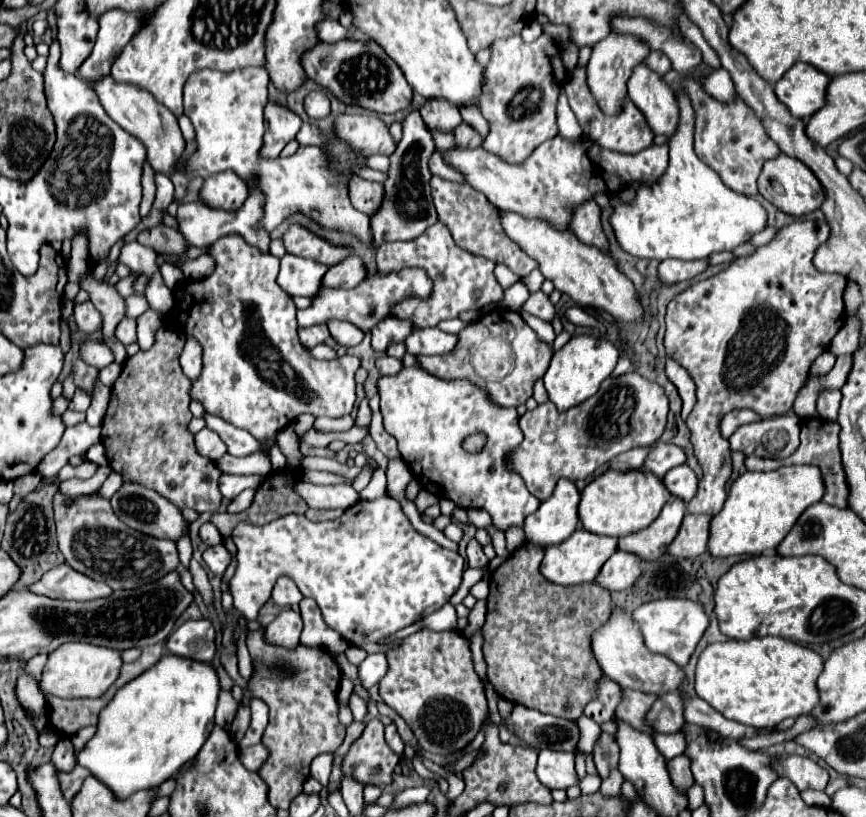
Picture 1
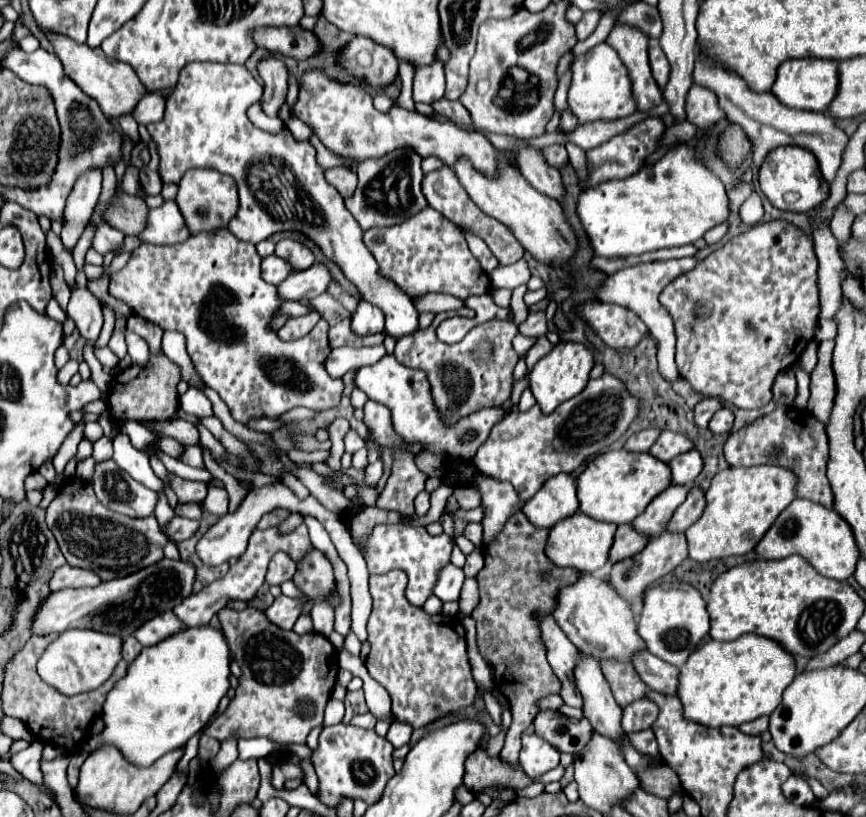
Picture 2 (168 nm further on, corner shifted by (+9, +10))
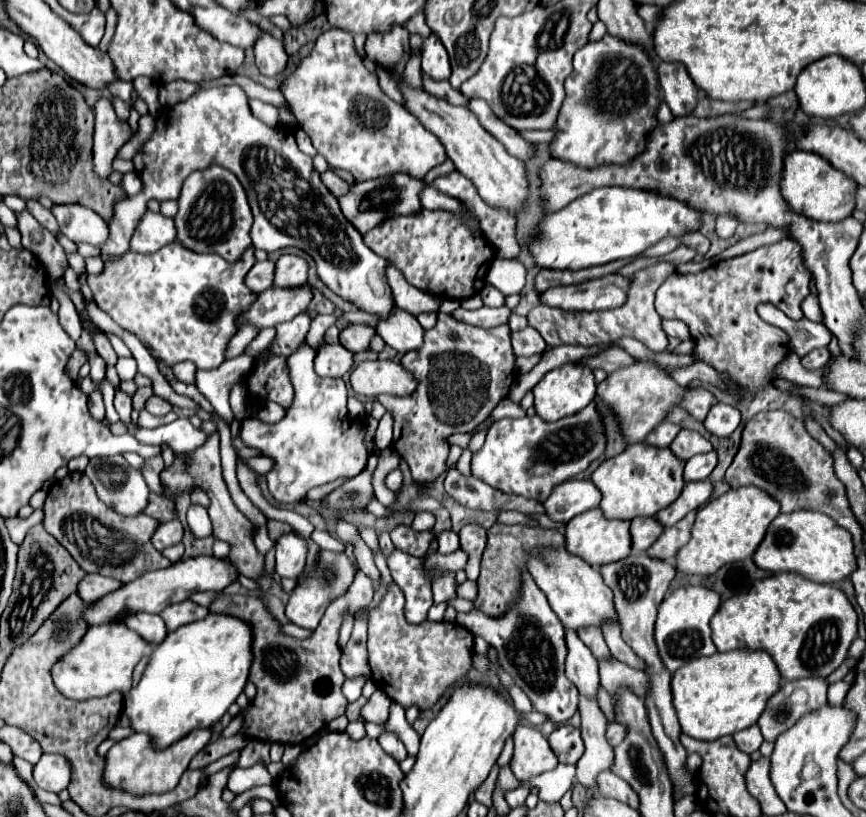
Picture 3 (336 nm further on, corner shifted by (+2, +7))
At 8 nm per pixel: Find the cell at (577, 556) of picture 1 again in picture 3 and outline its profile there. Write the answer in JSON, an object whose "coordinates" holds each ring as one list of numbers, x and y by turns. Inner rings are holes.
{"coordinates":[[589,509,587,513,581,513,573,517,567,523,565,529,565,541,567,541,567,551,573,555,581,557,593,567,605,565,619,561,631,553,631,535,629,535,629,521,619,521,619,519,607,519,599,509]]}

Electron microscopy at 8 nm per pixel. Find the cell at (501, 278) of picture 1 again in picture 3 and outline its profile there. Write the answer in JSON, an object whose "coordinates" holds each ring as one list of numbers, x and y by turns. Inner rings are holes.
{"coordinates":[[427,185,423,191,421,191,421,195,419,195,419,199,421,199,421,203,423,203,423,207,427,207,427,209,435,209,435,207,441,207,441,209,449,209,449,211,459,211,459,199,455,199,455,197,451,197,451,195,445,195,445,193,441,193,441,191,437,191,435,187,431,187,431,185]]}

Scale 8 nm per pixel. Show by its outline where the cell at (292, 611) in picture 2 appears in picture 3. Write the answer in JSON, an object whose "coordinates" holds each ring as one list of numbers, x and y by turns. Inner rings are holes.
{"coordinates":[[321,549,319,555,317,555,315,565,313,565,313,569,311,569,311,575,307,575,307,577,301,575,301,577,297,579,297,585,295,585,293,593,291,593,289,603,287,603,287,609,285,609,287,617,289,617,295,625,313,631,313,629,319,625,325,609,327,609,339,595,345,595,345,593,347,593,349,585,351,585,353,579,355,579,355,573,357,573,357,563,355,563,351,557,347,557,345,553,335,553,335,551]]}

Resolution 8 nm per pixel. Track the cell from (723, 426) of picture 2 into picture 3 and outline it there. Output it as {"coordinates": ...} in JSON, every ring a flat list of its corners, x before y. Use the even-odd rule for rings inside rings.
{"coordinates":[[715,403,715,407,711,407,711,411,707,413,705,427,713,435,729,437,737,429,739,421,741,421,741,415,739,415,737,407,731,407,725,403]]}

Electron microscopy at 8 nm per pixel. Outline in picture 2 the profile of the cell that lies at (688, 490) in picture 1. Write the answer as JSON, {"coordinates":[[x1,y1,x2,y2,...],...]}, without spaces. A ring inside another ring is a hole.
{"coordinates":[[690,450,690,452,684,452,684,454,676,456,670,462,670,468,672,468,672,482,674,484,690,486,702,470,702,458,700,458,698,450]]}

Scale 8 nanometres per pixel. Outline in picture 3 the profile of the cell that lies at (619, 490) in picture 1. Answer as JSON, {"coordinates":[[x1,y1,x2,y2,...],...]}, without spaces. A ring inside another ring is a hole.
{"coordinates":[[647,443,629,445,623,453,603,461,591,481,601,489,601,511,607,519,635,519,635,517,653,517,667,505,671,505,685,481,683,481,685,461,675,457,669,447,651,447]]}

